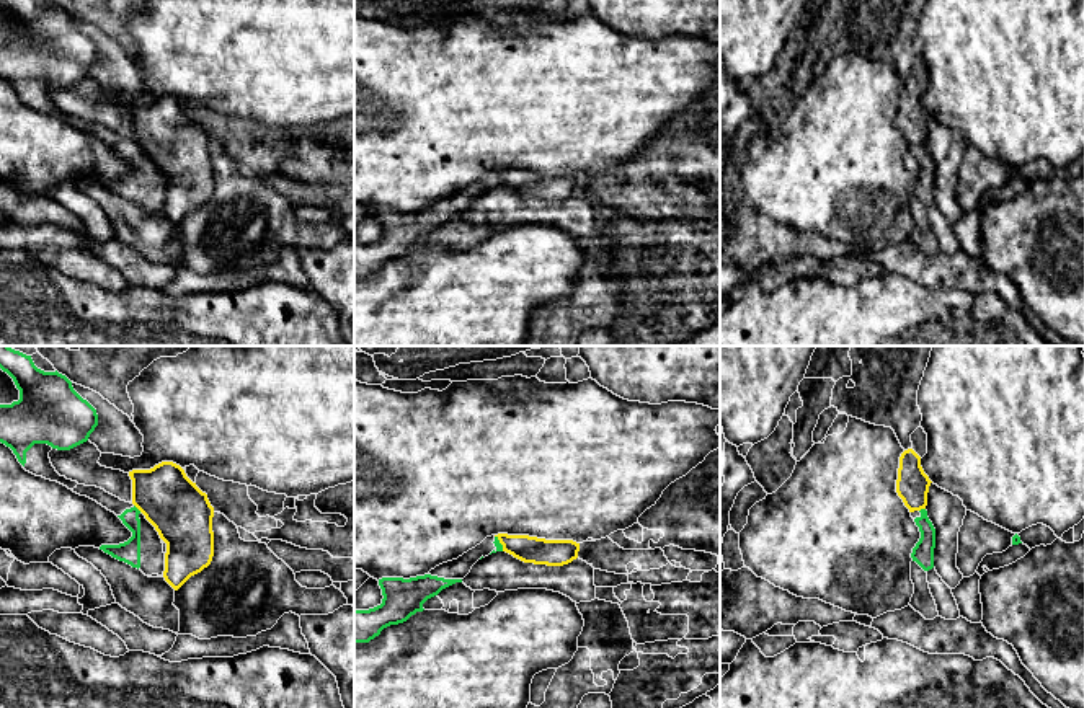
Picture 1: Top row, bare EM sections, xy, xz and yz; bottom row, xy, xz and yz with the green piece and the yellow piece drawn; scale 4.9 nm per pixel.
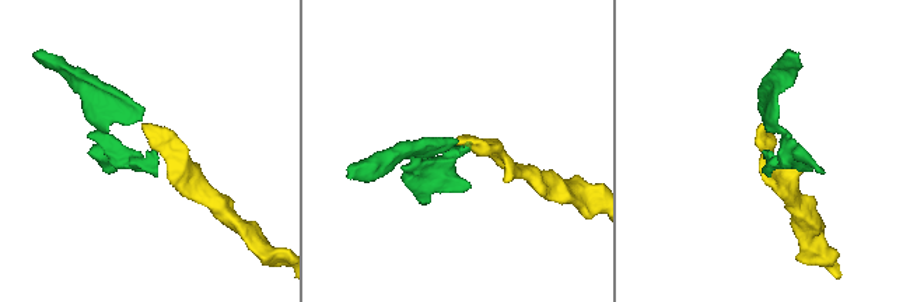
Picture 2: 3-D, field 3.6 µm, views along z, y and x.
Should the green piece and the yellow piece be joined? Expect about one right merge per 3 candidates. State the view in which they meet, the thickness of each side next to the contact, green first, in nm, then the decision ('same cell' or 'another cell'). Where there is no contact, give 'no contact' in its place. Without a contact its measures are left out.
contact in xy; calibres 110 and 300 nm; another cell

